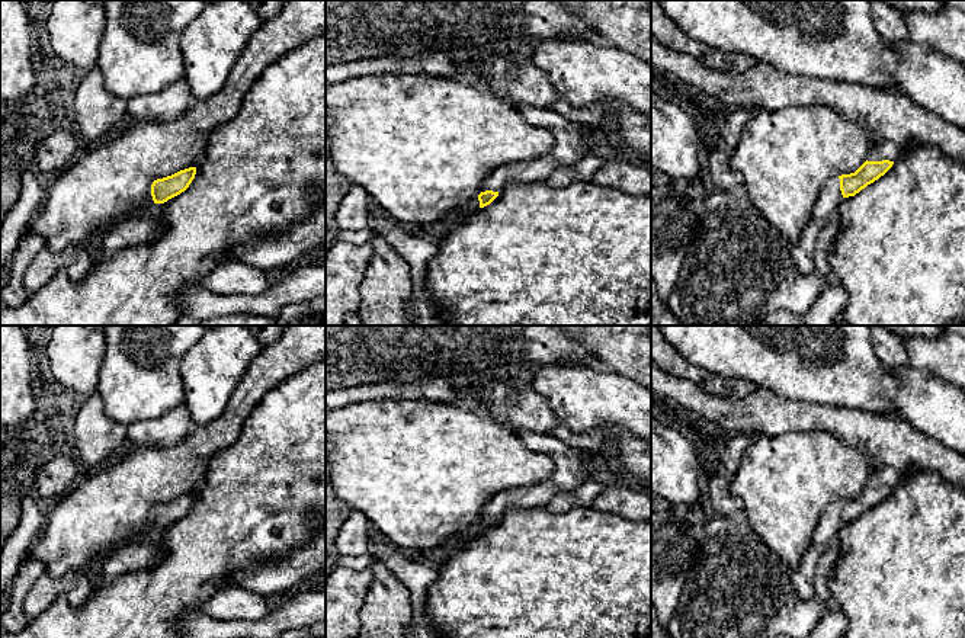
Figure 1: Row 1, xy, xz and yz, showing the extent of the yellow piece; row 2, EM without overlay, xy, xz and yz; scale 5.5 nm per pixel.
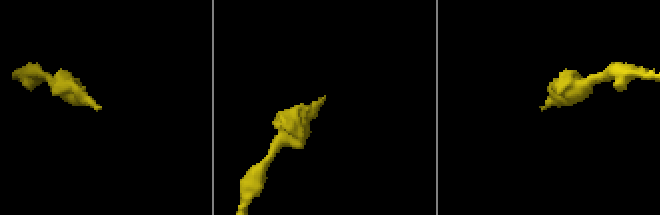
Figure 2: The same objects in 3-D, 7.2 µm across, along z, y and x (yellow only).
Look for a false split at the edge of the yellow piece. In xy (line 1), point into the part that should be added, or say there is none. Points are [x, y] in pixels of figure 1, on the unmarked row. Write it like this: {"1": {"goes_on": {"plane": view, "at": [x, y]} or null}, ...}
{"1": {"goes_on": null}}

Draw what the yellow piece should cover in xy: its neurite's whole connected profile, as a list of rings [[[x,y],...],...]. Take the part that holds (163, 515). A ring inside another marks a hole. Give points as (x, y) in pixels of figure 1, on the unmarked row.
[[[189,493],[171,501],[154,506],[151,510],[151,522],[154,529],[164,529],[185,517],[195,504],[195,500],[196,493]]]

